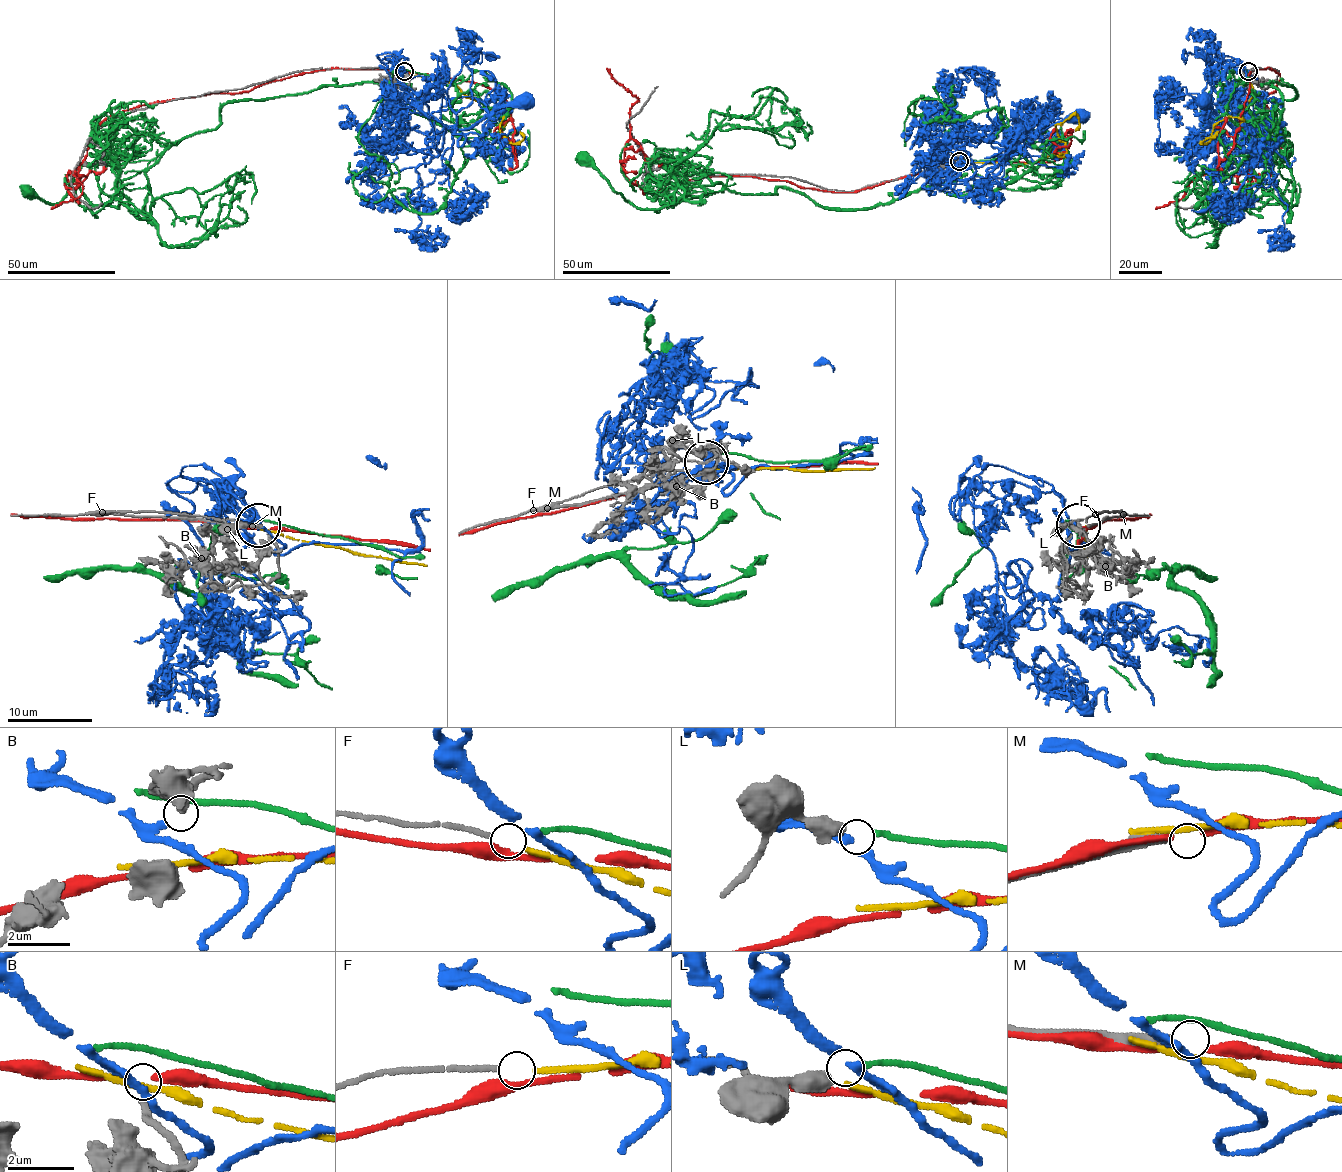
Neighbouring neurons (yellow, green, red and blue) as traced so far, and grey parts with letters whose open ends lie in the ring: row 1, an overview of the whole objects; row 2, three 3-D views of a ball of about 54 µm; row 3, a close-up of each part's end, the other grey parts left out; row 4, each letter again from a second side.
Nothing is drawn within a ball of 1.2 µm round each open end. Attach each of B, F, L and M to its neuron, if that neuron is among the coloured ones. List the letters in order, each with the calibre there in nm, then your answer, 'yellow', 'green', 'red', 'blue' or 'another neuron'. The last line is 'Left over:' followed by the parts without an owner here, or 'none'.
B: 190 nm | blue
F: 150 nm | yellow
L: 500 nm | green
M: 340 nm | another neuron
Left over: M

